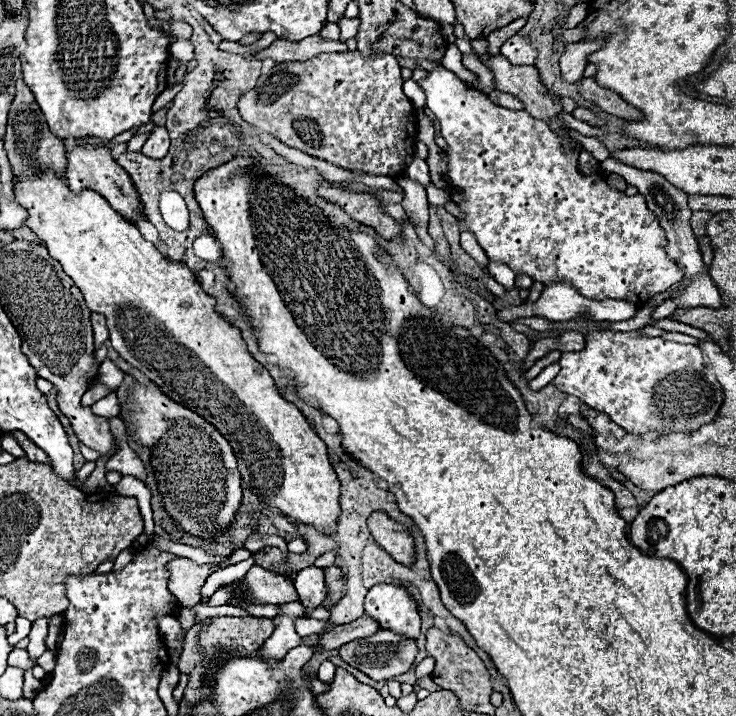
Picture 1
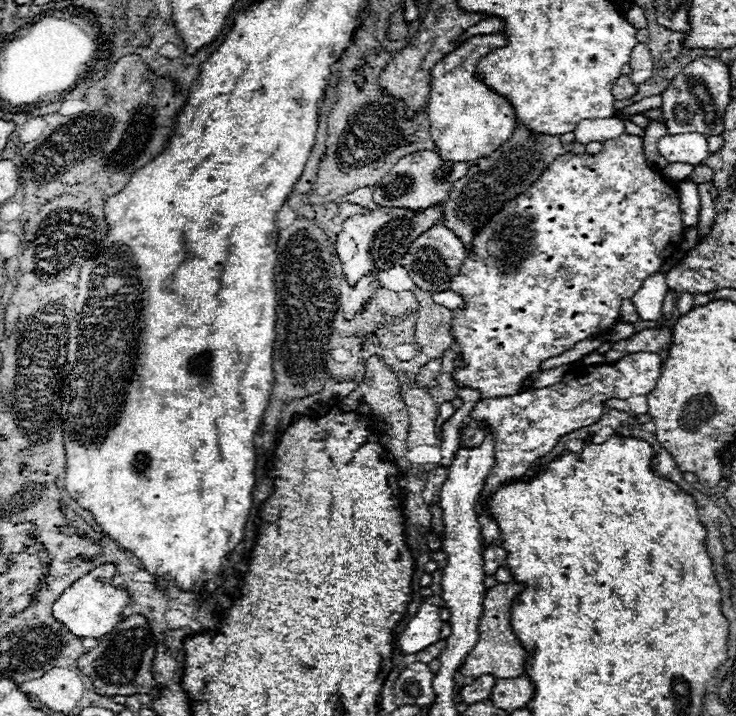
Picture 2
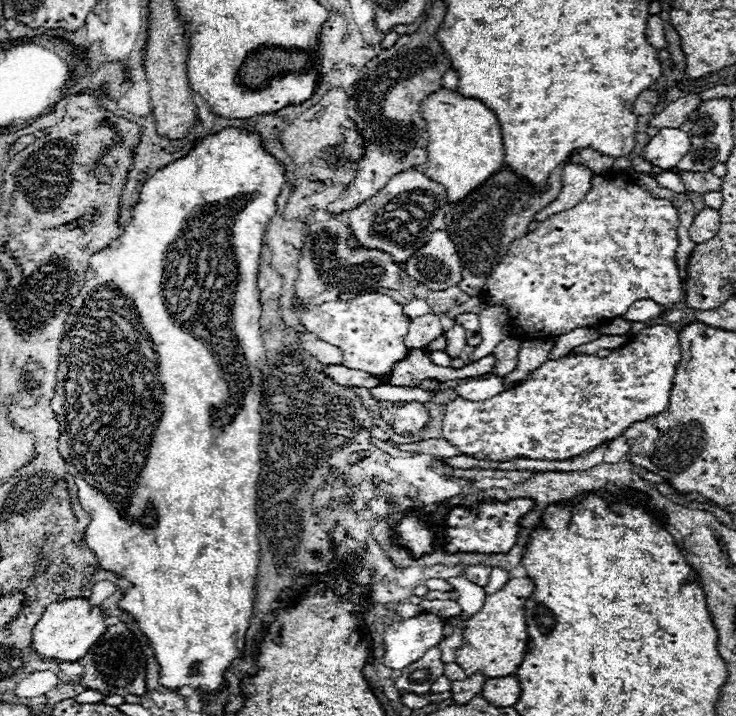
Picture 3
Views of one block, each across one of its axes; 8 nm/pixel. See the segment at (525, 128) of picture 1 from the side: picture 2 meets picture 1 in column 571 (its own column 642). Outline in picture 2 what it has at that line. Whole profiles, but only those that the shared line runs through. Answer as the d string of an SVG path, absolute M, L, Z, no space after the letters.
M622 134L614 140L604 142L604 150L598 154L572 154L566 152L558 156L546 172L528 186L526 192L516 196L514 200L508 200L502 208L502 212L496 212L482 228L474 232L472 240L472 250L464 264L460 266L458 276L450 280L450 290L460 294L464 298L464 308L452 310L452 326L450 334L454 342L460 348L460 356L464 360L464 368L454 368L452 378L456 380L458 388L474 388L480 392L480 400L484 398L498 398L498 396L514 396L518 394L524 386L522 380L534 372L540 372L540 364L552 356L560 356L562 352L570 350L574 344L588 340L590 336L596 336L596 332L602 332L610 328L614 322L620 320L620 304L626 298L632 298L642 282L654 274L660 266L666 264L666 258L672 256L676 250L674 242L680 240L684 232L682 224L682 210L680 210L680 200L678 200L678 190L666 180L666 176L660 170L650 168L644 148L642 148L642 138L634 134Z

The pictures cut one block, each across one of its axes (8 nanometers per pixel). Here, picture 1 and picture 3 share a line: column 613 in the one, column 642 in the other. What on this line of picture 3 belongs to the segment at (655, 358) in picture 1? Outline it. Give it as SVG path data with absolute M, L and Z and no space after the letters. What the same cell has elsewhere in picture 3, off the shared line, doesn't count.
M656 324L634 334L630 344L612 350L606 358L574 354L544 362L524 384L504 390L488 400L470 402L456 398L446 404L442 436L462 454L478 460L506 462L514 458L530 460L568 460L594 450L598 444L616 440L628 426L668 408L670 388L680 364L678 332L666 324Z

